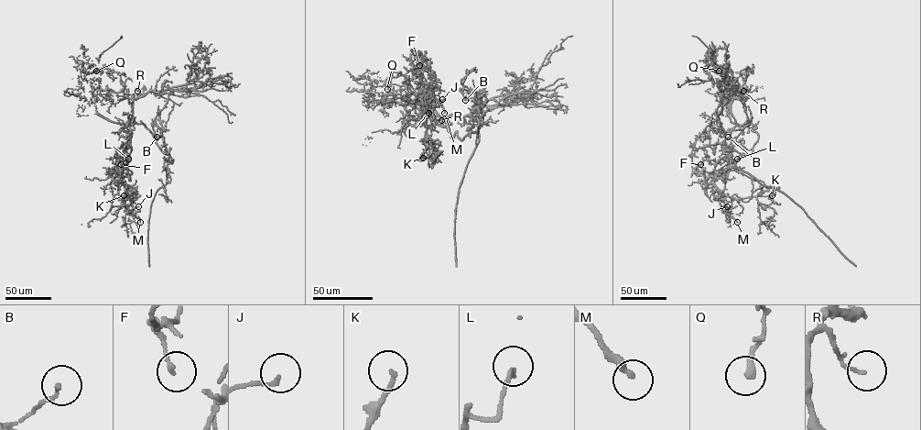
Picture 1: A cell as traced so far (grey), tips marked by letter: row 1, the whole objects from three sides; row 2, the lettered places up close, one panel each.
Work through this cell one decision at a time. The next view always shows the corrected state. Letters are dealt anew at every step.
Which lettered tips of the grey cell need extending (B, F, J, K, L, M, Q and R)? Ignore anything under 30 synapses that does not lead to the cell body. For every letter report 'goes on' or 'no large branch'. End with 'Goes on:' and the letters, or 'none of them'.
B: no large branch
F: no large branch
J: no large branch
K: no large branch
L: no large branch
M: no large branch
Q: no large branch
R: no large branch
Goes on: none of them

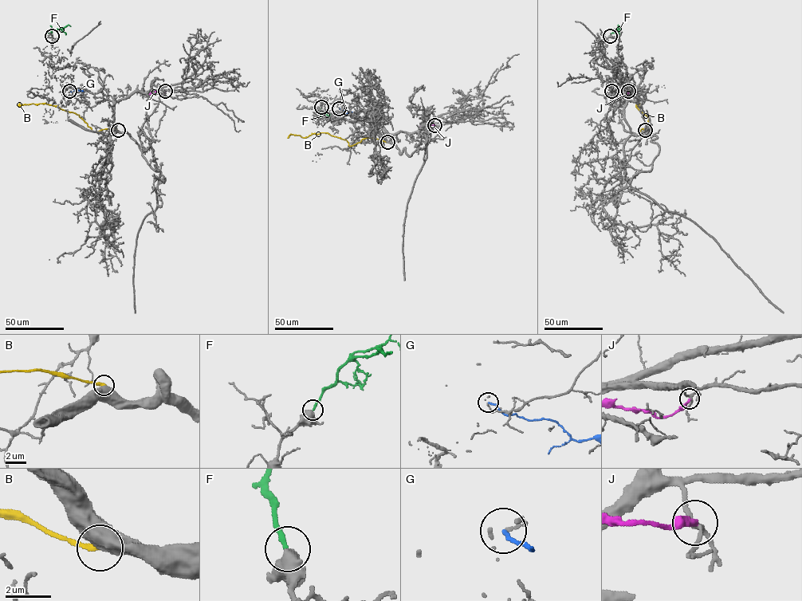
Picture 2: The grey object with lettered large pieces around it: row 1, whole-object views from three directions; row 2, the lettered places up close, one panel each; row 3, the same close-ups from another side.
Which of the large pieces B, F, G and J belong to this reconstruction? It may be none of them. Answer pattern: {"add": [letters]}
{"add": ["F"]}

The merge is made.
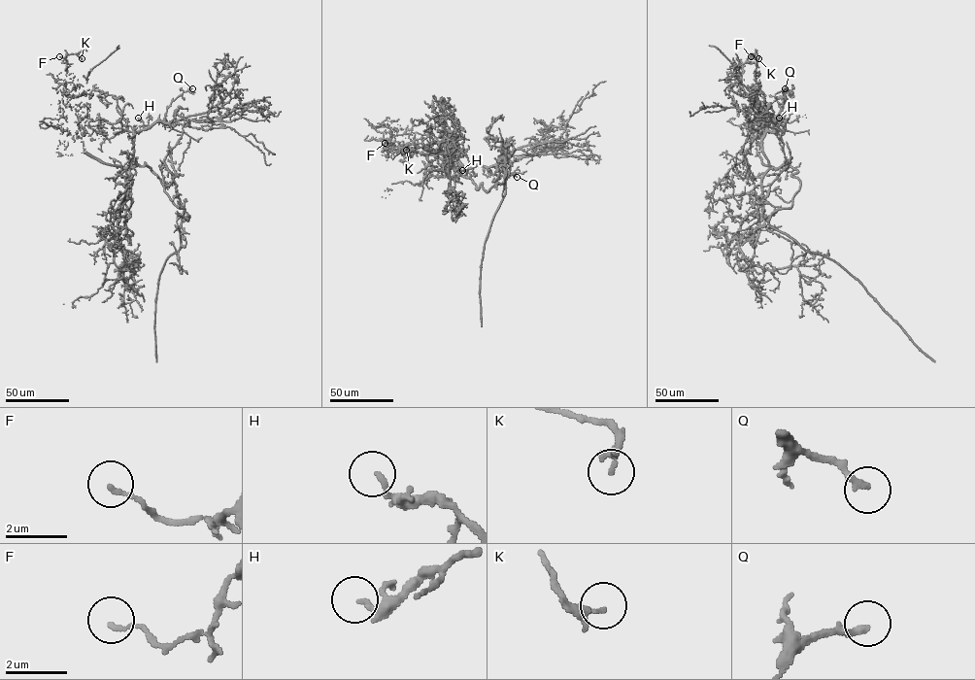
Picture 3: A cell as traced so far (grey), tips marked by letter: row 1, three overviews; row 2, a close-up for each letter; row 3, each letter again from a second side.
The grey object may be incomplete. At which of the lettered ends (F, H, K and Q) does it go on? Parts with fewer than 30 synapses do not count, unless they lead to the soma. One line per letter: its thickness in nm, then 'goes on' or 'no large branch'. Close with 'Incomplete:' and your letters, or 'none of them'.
F: 130 nm | no large branch
H: 160 nm | goes on
K: 260 nm | no large branch
Q: 240 nm | goes on
Incomplete: H, Q

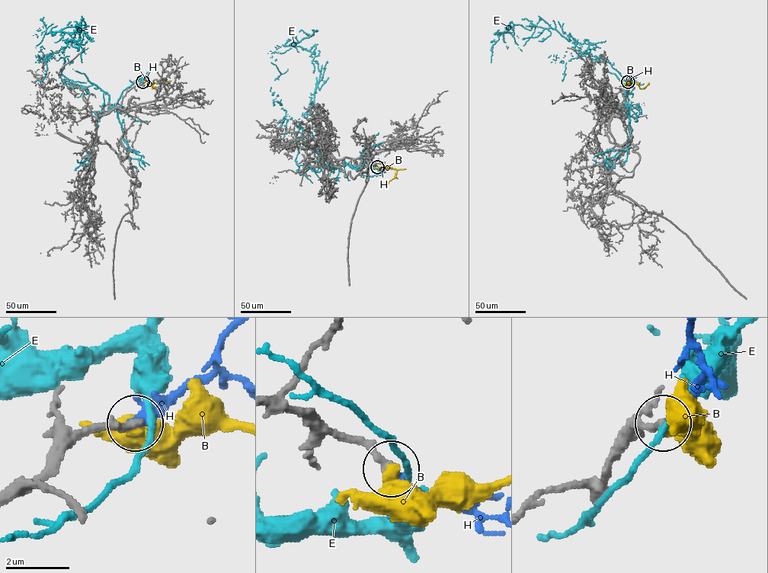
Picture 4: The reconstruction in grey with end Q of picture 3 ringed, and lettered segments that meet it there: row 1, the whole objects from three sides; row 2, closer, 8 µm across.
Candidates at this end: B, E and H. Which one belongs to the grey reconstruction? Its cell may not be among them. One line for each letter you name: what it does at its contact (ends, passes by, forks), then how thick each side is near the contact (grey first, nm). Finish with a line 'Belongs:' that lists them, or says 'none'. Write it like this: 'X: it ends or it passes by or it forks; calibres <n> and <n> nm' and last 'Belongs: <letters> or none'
H: it passes by; calibres 240 and 280 nm
Belongs: H

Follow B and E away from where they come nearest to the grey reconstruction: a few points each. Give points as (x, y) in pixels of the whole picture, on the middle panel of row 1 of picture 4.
B: (377, 166), (397, 170), (395, 177), (385, 188)
E: (377, 167), (298, 165), (293, 120), (314, 100), (320, 72), (315, 53), (276, 48), (272, 57), (278, 79)

